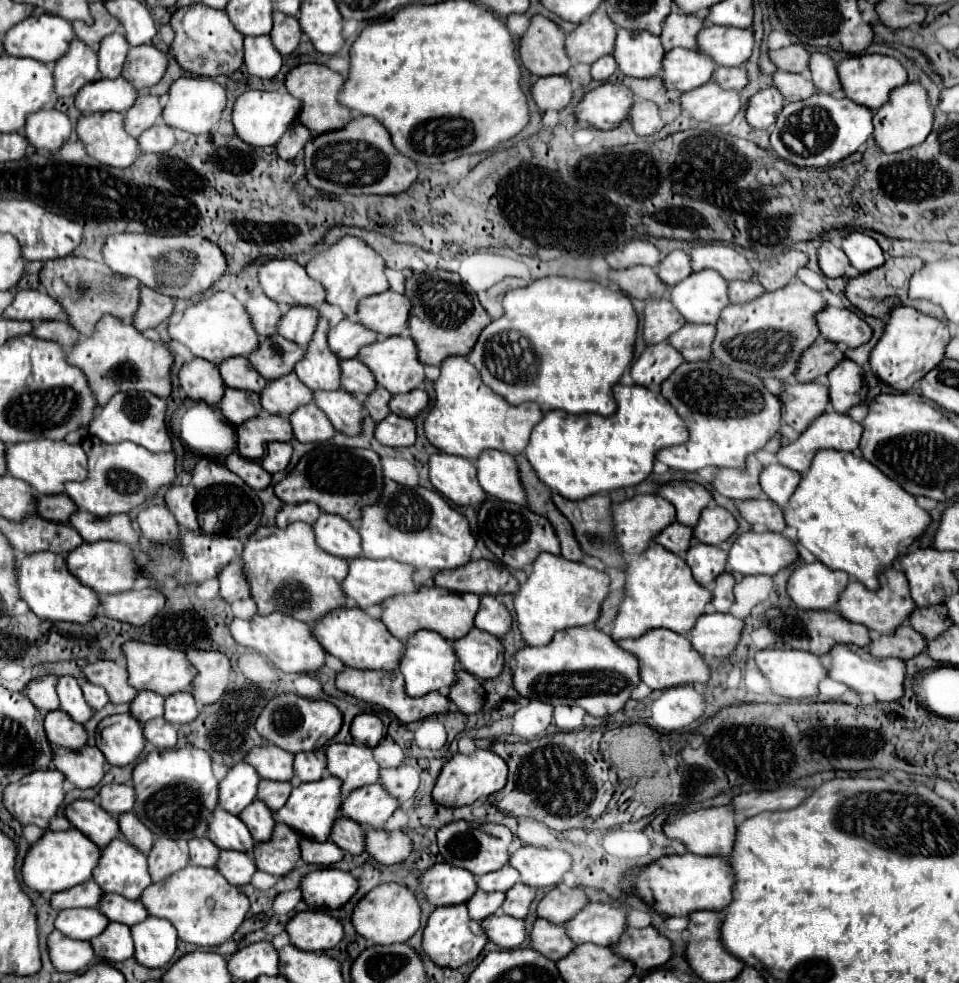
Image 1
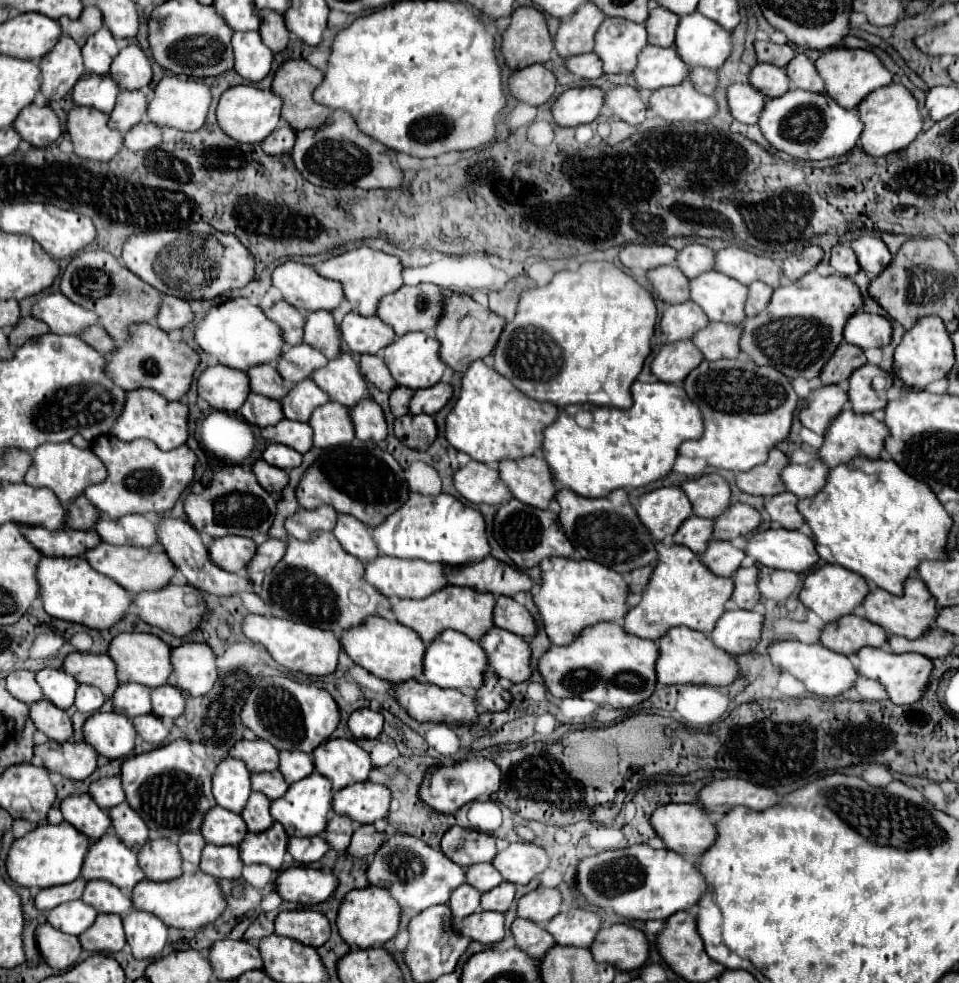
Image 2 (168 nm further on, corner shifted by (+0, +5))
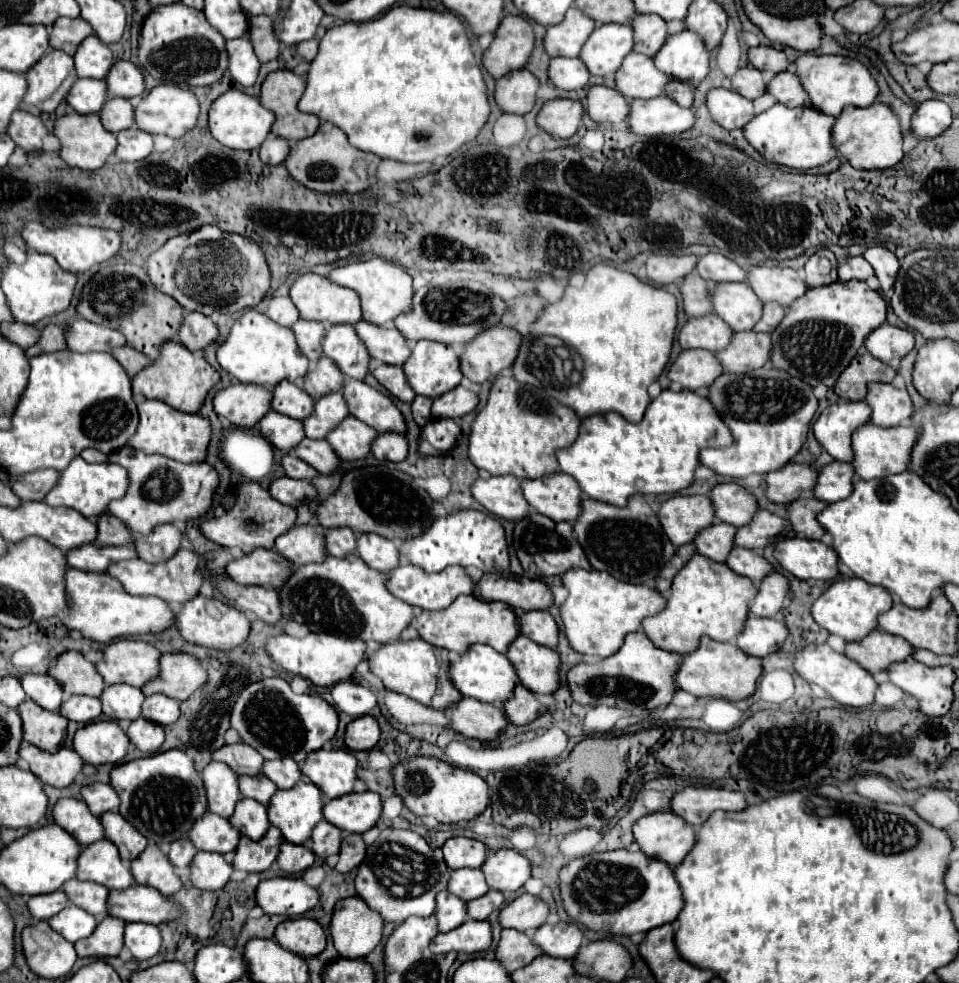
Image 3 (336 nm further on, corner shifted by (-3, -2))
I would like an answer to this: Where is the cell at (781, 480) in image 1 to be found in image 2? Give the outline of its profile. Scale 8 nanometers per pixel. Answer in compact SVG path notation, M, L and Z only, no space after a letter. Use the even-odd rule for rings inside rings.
M813 457L805 465L787 465L781 475L787 485L787 491L795 493L799 499L805 499L805 497L817 495L825 487L827 473L829 473L829 467L825 467L821 459Z

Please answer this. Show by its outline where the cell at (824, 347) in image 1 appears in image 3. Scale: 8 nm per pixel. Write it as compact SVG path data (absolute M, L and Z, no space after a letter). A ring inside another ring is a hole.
M862 352L840 374L834 392L844 400L864 400L866 386L870 382L892 382L894 376L896 370L892 370L878 358L870 356L868 352Z

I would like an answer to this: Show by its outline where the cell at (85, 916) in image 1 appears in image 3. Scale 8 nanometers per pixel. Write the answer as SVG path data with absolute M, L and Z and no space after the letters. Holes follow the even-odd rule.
M66 906L60 914L56 914L56 916L52 916L50 920L48 920L48 924L52 926L52 930L56 930L58 934L62 934L68 942L78 942L78 940L82 940L82 938L88 938L92 932L94 932L94 928L96 928L96 924L98 924L98 920L92 916L92 914L88 914L88 912L84 912L84 910L80 910L78 906Z

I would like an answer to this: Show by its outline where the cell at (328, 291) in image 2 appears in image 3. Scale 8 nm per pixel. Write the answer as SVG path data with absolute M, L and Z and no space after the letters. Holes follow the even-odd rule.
M318 274L298 276L294 284L290 286L290 298L300 312L300 318L304 320L318 320L318 322L328 322L328 324L354 324L362 318L360 298L356 296L356 292L350 288L338 286Z

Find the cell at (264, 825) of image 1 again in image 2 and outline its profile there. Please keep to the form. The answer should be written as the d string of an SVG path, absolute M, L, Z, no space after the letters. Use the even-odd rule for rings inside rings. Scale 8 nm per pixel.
M251 793L247 805L241 811L241 817L243 817L245 825L247 825L247 831L261 833L261 831L271 827L273 817L269 813L269 807L271 807L271 801L265 795Z

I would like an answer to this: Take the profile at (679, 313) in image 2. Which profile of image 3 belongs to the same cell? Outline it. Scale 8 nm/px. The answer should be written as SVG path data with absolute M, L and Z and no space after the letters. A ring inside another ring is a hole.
M716 314L690 318L678 332L678 344L682 348L704 348L718 352L728 346L732 328Z

